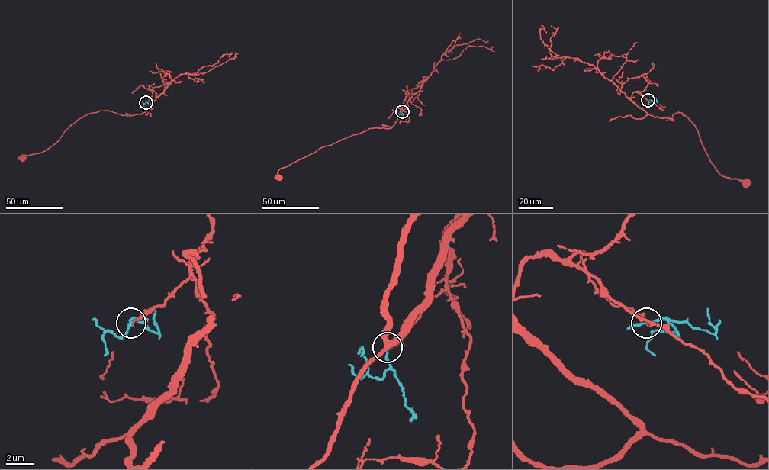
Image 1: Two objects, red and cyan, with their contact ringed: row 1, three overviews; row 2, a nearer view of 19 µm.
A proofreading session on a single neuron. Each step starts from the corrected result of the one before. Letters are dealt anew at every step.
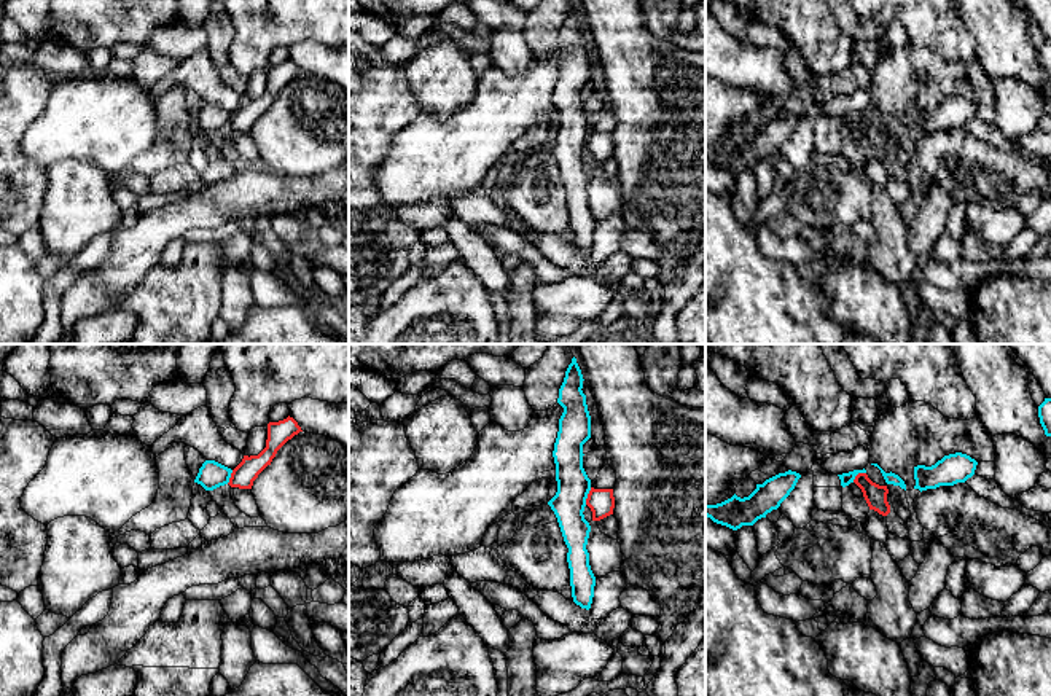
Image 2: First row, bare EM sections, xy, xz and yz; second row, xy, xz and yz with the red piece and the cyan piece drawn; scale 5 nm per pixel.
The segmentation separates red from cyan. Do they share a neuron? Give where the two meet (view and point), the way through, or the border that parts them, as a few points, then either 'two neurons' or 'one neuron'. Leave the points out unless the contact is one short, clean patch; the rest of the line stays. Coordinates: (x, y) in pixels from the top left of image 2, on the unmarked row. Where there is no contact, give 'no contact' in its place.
xz (588, 139) | along xz (591, 131), (585, 147) | two neurons

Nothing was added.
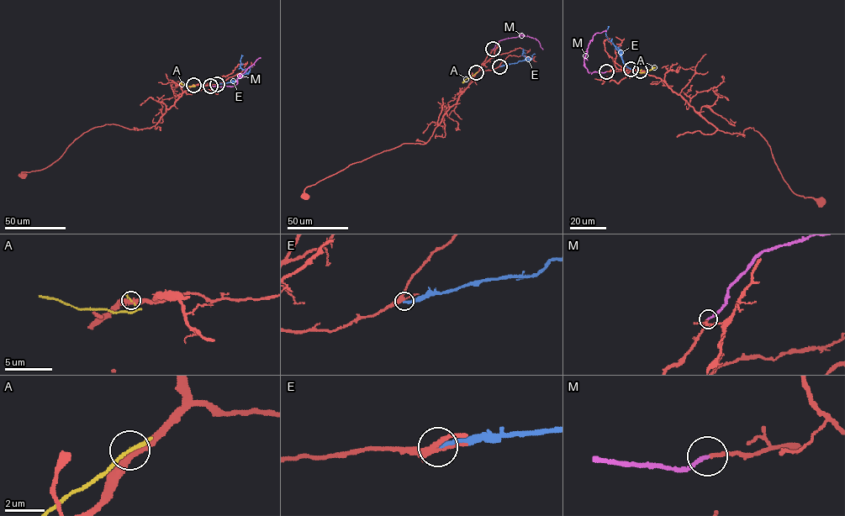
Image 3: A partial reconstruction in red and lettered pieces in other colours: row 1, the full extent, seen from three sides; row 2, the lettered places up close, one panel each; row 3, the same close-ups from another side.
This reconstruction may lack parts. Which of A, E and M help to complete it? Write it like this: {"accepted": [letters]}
{"accepted": ["M"]}

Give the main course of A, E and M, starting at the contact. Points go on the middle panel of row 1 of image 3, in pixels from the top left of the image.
A: (476, 72), (462, 82)
E: (499, 66), (529, 60), (523, 55), (523, 49), (524, 51)
M: (493, 49), (499, 41), (520, 34), (535, 38), (542, 50)

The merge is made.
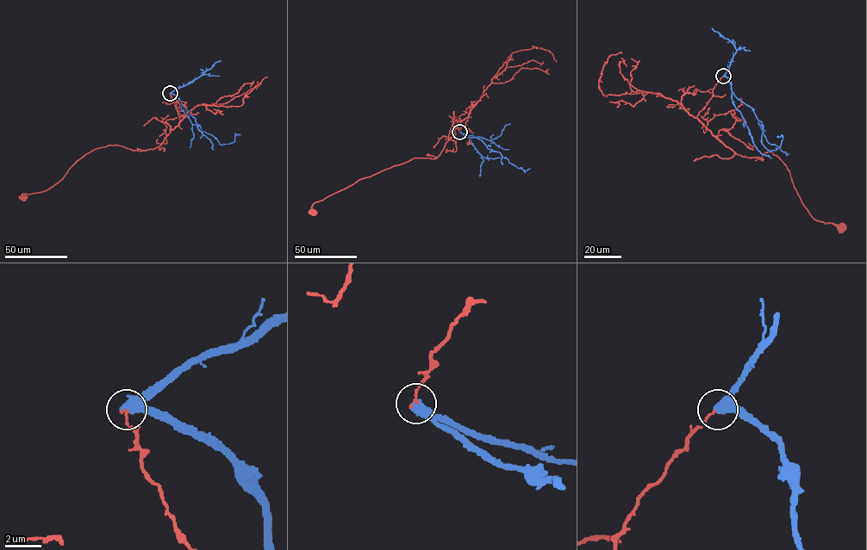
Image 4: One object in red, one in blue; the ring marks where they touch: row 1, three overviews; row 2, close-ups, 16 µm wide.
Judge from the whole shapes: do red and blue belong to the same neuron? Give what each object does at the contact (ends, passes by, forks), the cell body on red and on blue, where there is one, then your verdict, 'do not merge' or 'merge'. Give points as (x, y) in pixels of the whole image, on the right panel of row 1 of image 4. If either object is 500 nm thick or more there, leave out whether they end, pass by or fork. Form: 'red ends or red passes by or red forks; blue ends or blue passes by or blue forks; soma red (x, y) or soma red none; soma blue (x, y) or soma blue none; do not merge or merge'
soma red (841, 228); soma blue none; do not merge

